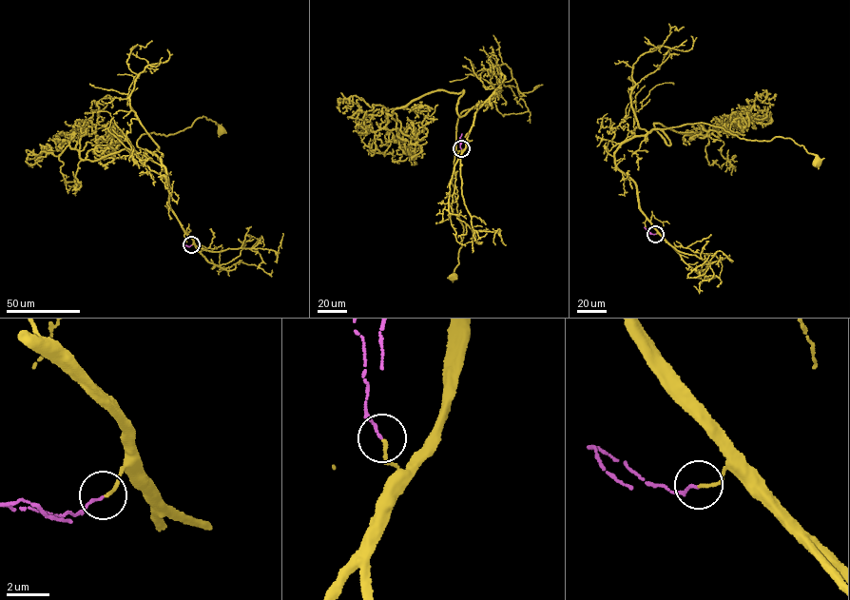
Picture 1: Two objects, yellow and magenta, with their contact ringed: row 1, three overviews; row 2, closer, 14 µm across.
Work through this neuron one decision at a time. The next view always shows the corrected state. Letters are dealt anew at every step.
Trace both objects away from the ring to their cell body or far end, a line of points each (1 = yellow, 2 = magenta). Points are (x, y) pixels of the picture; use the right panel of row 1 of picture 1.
1: (655, 234), (634, 183), (615, 161), (614, 152), (629, 139), (700, 123), (745, 139), (790, 138), (817, 163)
2: (655, 234), (644, 227)

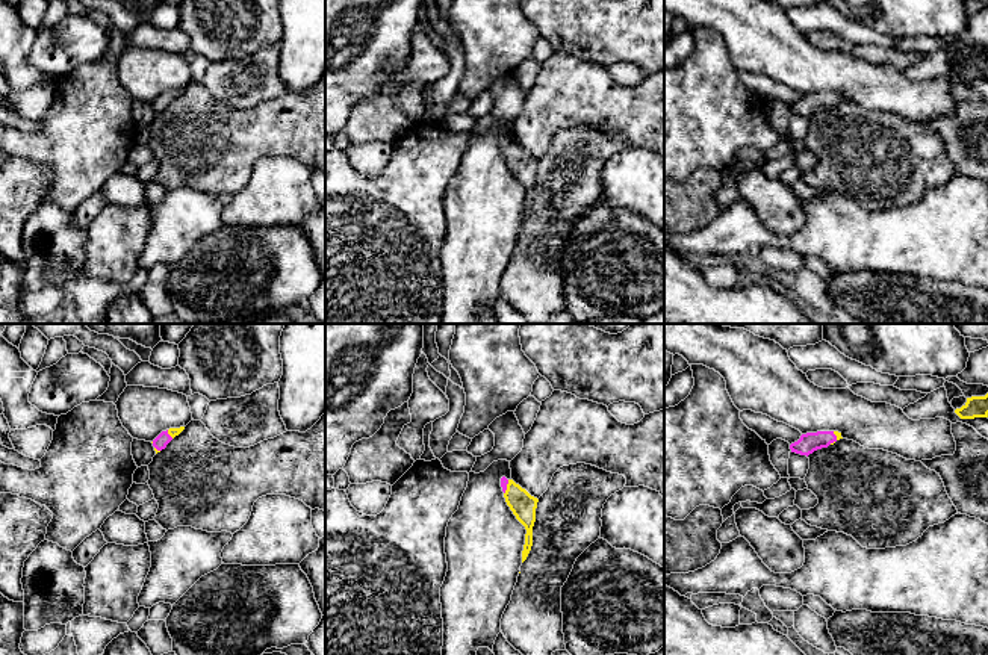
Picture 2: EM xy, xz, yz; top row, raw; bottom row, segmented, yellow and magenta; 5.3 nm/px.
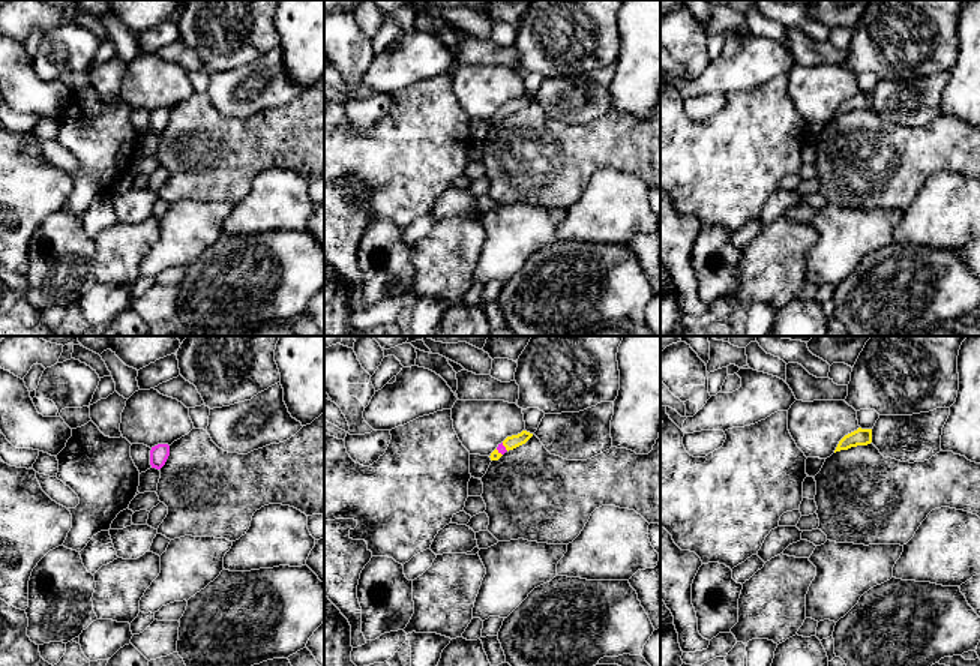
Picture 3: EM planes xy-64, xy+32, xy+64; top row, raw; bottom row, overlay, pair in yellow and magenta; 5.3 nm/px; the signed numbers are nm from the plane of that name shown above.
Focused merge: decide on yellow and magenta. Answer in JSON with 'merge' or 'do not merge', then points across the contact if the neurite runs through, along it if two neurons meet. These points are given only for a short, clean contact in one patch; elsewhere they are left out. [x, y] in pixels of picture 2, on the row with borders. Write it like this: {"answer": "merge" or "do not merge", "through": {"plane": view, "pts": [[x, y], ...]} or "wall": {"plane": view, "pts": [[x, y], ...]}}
{"answer": "merge", "through": {"plane": "xz", "pts": [[521, 502], [507, 487], [504, 481]]}}

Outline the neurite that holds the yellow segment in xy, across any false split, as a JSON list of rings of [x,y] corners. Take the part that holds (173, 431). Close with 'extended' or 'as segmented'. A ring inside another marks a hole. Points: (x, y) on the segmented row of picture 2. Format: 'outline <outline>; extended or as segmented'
outline [[[185,427],[180,428],[169,428],[166,431],[162,431],[151,443],[154,446],[156,454],[160,452],[162,449],[166,448],[166,445],[176,437],[179,436],[182,431],[185,430]]]; extended

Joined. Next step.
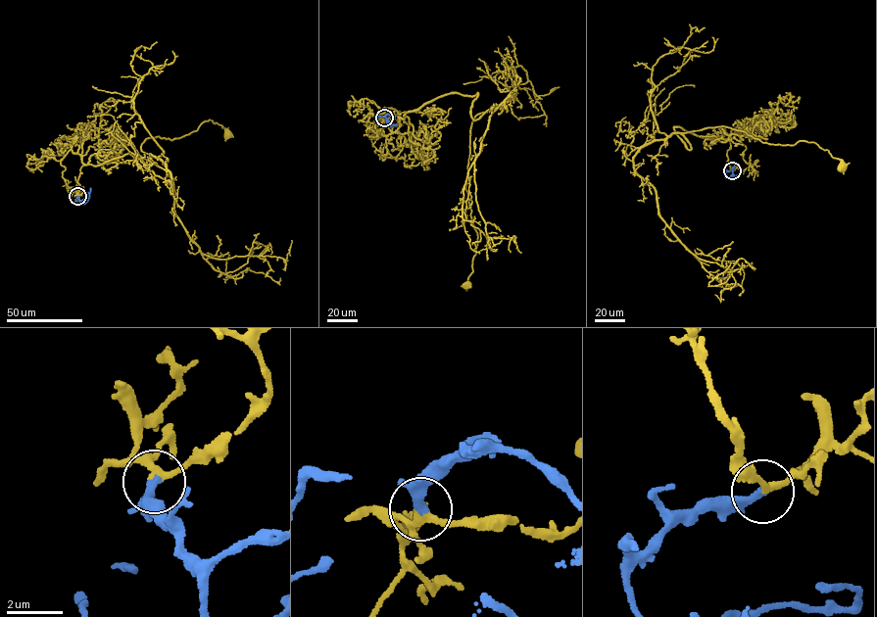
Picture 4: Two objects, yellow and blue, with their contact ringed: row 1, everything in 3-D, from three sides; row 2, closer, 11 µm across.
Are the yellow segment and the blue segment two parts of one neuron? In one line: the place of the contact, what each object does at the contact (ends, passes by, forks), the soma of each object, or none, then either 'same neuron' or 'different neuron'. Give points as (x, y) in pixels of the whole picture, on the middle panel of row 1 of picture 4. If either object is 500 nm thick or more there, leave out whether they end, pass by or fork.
place (384, 118); yellow passes by; blue ends; soma yellow (467, 285); soma blue none; same neuron

